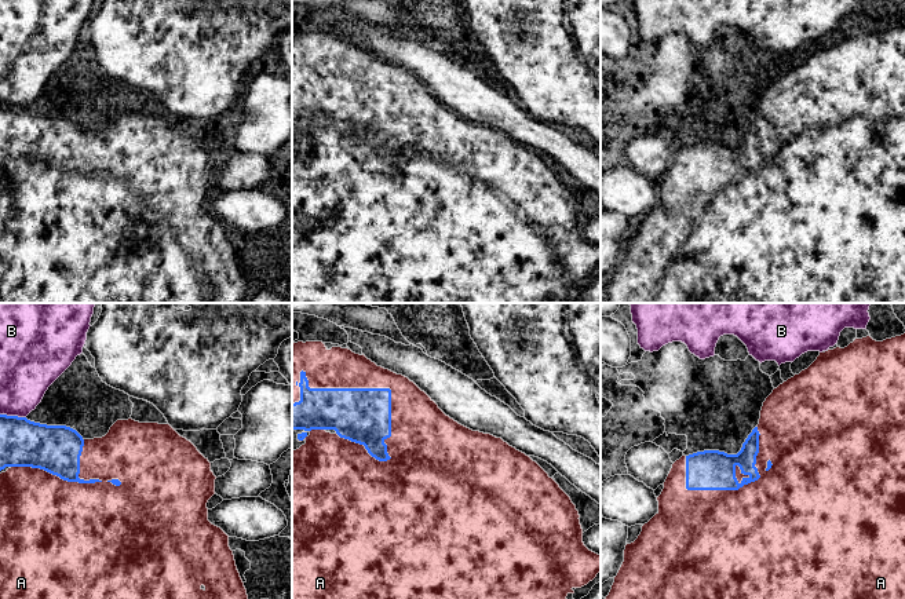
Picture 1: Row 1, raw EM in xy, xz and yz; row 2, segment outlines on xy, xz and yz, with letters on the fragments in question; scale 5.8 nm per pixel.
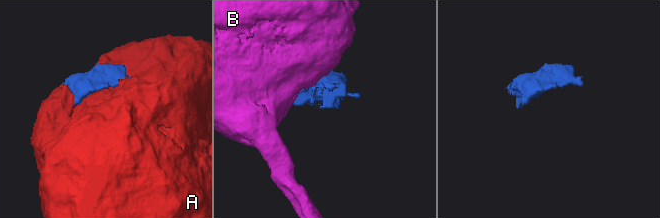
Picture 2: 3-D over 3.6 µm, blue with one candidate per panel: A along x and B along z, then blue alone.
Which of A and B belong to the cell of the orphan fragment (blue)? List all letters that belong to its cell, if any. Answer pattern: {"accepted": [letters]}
{"accepted": ["A"]}

